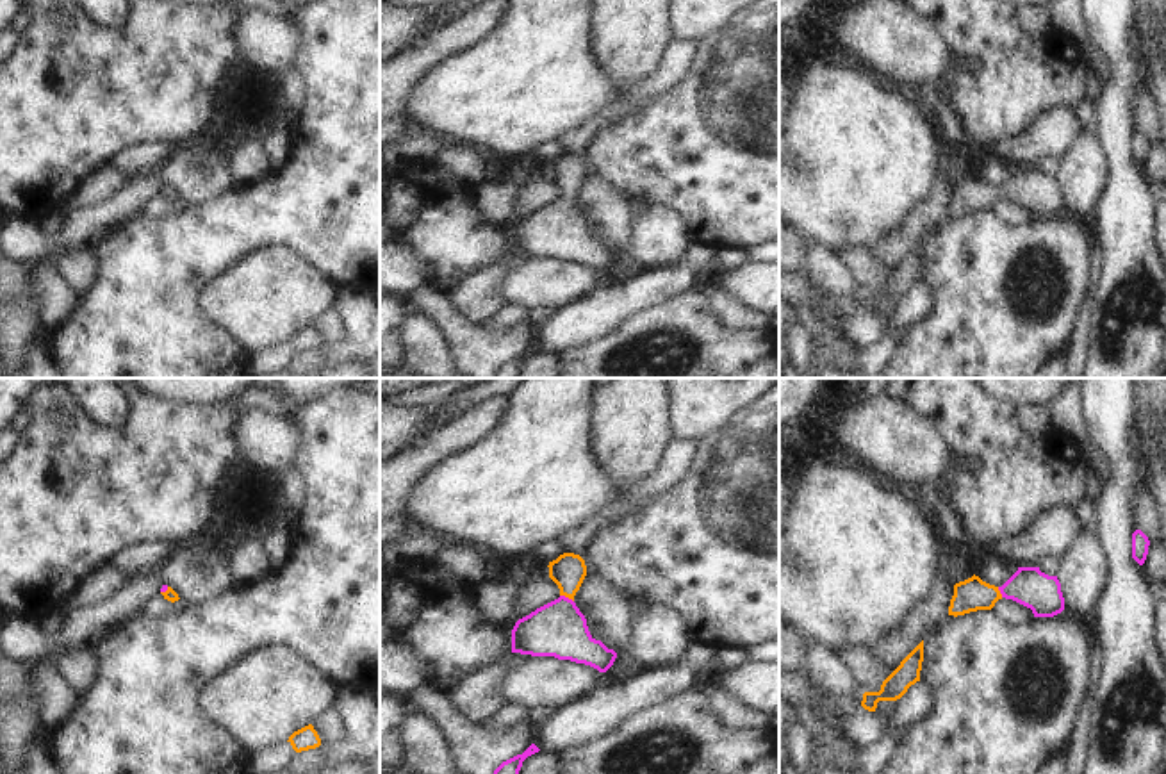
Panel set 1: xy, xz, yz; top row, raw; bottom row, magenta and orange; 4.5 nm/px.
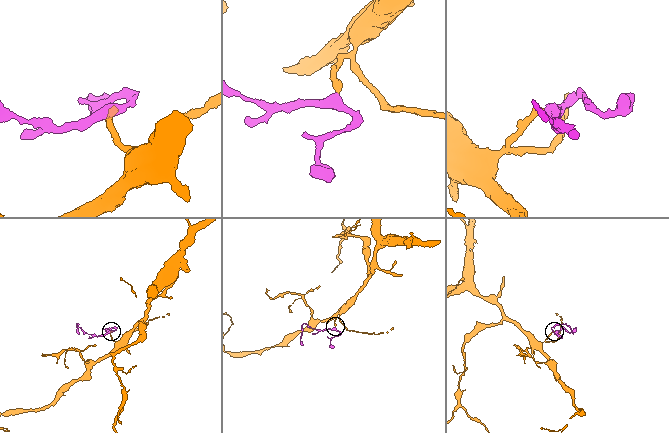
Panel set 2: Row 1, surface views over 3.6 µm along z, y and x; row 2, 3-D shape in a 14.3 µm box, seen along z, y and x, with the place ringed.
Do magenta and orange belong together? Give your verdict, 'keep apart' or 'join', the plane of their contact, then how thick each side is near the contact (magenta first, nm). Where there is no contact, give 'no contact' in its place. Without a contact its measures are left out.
join | xz | 240/160 nm

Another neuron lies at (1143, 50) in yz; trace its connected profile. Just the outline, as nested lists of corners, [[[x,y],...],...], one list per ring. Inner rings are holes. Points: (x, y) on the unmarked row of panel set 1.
[[[1134,25],[1134,32],[1130,36],[1132,46],[1134,46],[1134,57],[1137,64],[1137,82],[1139,89],[1143,89],[1143,73],[1146,62],[1159,52],[1166,52],[1166,36],[1155,34],[1152,39],[1145,41],[1139,37],[1137,29]]]

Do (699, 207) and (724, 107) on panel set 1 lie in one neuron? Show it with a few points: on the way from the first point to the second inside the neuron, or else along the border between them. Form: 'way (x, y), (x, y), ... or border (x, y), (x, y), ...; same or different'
way (724, 182), (724, 132); same

